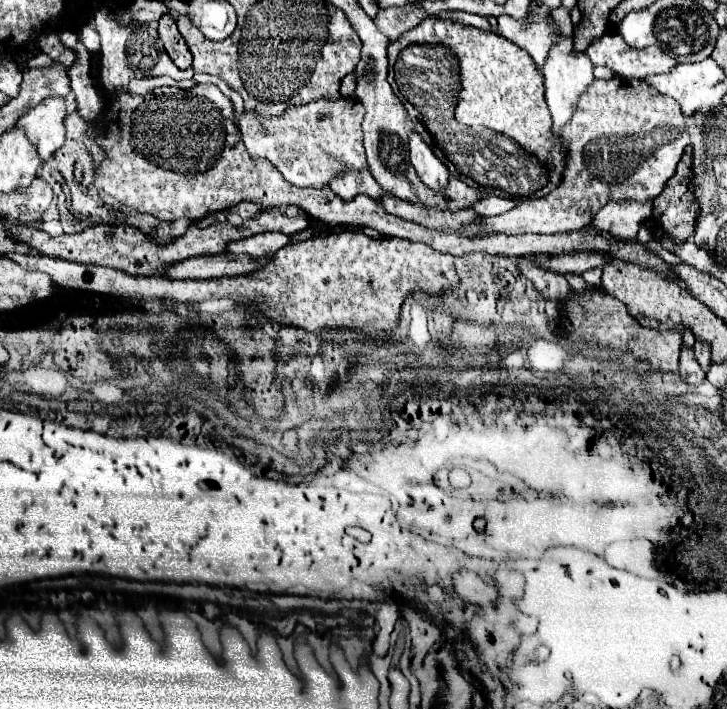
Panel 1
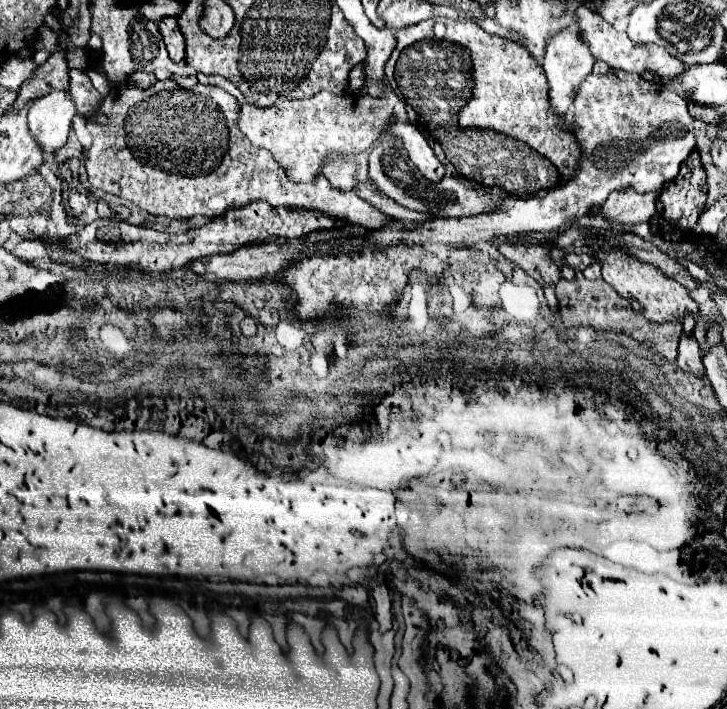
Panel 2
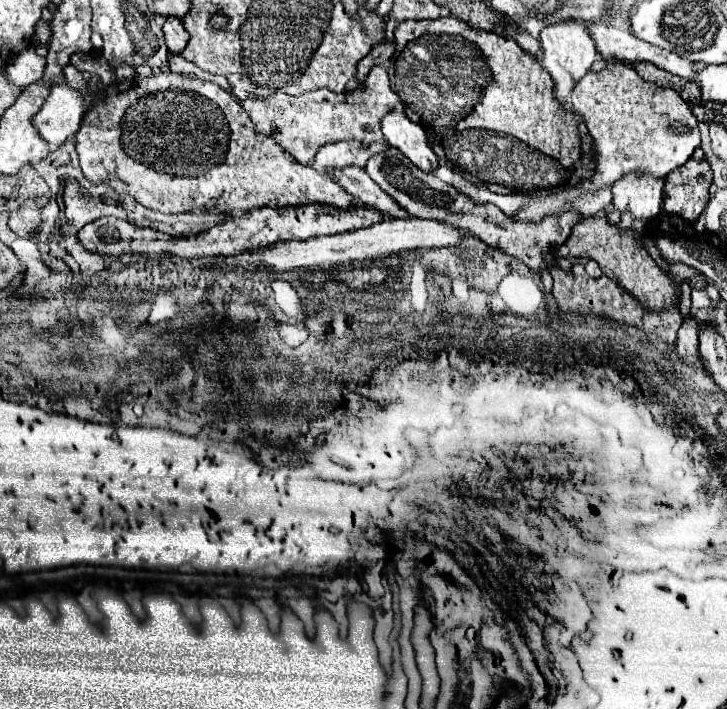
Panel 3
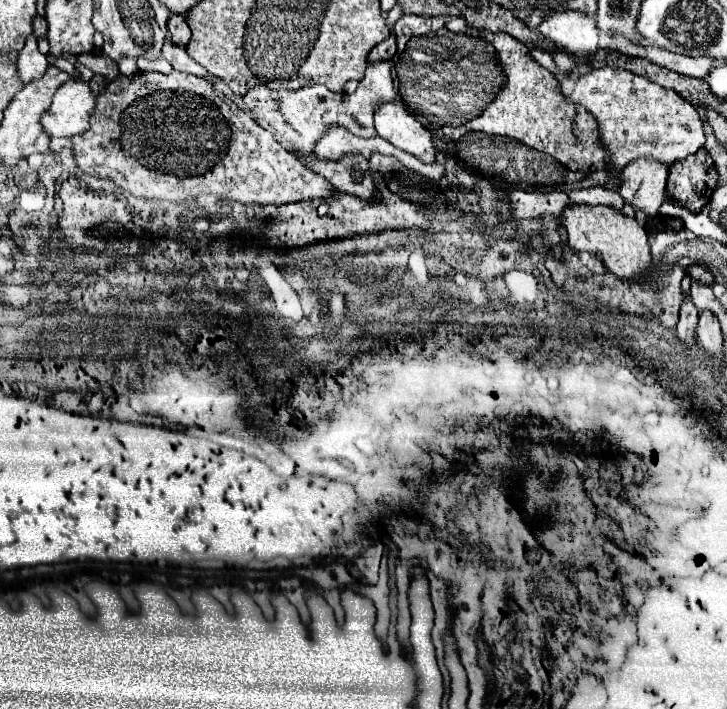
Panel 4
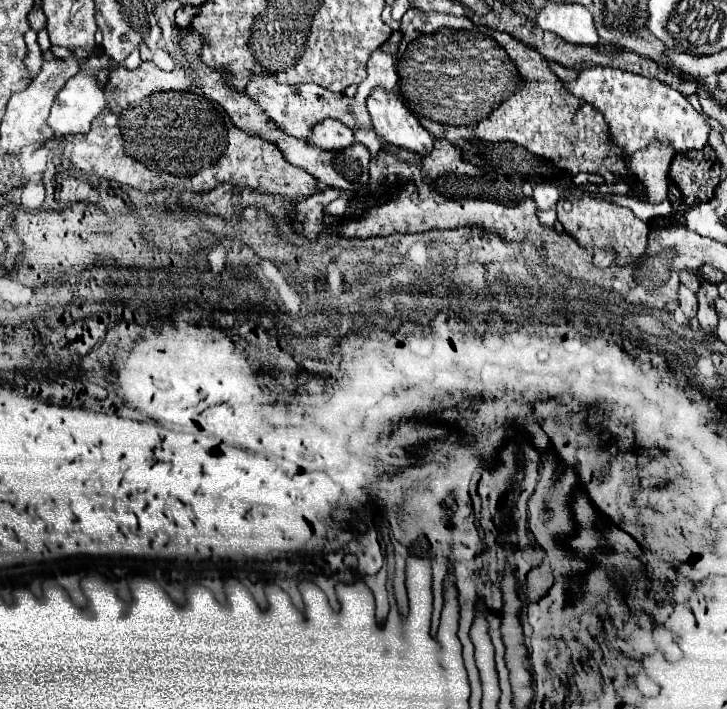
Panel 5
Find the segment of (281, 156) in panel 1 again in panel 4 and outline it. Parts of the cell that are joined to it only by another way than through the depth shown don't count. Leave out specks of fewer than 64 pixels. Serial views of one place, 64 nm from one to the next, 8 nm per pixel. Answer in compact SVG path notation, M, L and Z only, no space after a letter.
M376 62L366 68L366 76L360 80L354 94L346 92L330 92L326 86L310 86L300 90L270 90L264 84L258 84L244 96L244 108L252 114L252 118L268 130L274 132L276 140L284 144L292 154L298 154L300 158L310 156L316 148L316 140L328 132L328 124L340 124L342 128L348 128L354 136L360 138L374 138L374 112L376 104L380 100L396 100L394 82L390 76L392 62Z

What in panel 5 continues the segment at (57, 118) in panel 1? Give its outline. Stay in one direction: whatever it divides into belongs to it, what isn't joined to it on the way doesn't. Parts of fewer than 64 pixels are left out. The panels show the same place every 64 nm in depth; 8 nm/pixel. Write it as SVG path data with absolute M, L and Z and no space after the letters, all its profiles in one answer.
M78 72L58 92L48 116L48 126L56 136L86 134L90 130L90 122L104 106L104 88L96 82L96 76Z

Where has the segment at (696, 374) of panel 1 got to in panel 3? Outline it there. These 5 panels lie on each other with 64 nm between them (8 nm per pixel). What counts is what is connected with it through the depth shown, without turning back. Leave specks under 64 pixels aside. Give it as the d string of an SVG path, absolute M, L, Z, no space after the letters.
M696 318L684 320L682 328L678 330L676 350L678 350L680 362L684 362L688 366L694 366L696 362L700 362L700 356L698 356L698 322L696 322Z

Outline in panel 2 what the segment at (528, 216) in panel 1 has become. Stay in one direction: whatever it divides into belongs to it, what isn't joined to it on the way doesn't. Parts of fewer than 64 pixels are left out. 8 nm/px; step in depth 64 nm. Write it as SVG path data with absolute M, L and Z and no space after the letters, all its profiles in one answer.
M612 70L606 76L596 76L590 74L588 80L580 86L576 98L574 98L574 122L572 122L572 134L578 140L580 146L580 158L578 158L578 168L576 174L560 188L552 188L546 196L536 198L516 198L508 196L506 198L506 208L488 216L470 216L464 220L456 218L440 218L424 224L408 224L408 222L394 222L382 230L374 230L370 234L370 242L376 248L386 248L386 246L396 246L398 242L406 244L422 244L422 246L432 246L432 244L456 244L456 246L474 246L480 240L492 240L492 236L512 236L520 232L552 232L558 230L566 224L572 224L580 216L590 214L594 208L602 206L604 200L610 196L610 192L620 190L620 188L634 188L636 192L656 192L664 188L672 176L680 170L680 162L684 162L694 148L694 126L692 126L692 116L688 114L688 104L674 94L668 88L662 88L656 82L648 82L638 74L630 72L620 72Z

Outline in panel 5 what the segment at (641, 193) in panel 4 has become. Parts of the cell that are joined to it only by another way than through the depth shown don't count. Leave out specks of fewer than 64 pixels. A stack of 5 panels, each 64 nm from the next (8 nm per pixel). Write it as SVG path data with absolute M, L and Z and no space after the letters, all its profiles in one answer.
M652 144L646 150L638 150L628 162L628 172L642 184L640 200L658 204L668 198L668 170L674 152L660 144Z

